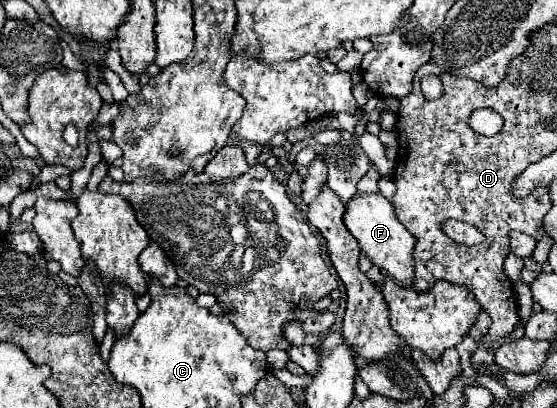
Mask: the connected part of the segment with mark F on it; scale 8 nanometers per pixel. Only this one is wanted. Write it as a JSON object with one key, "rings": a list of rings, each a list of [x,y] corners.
{"rings":[[[381,191],[353,195],[345,203],[343,223],[349,229],[349,233],[359,241],[361,253],[369,255],[377,267],[385,269],[399,283],[403,283],[405,287],[411,287],[411,283],[413,283],[413,247],[415,247],[415,239],[413,239],[413,235],[409,235],[409,231],[405,231],[405,225],[397,219],[395,207],[391,205],[389,199],[385,199],[385,195]]]}

